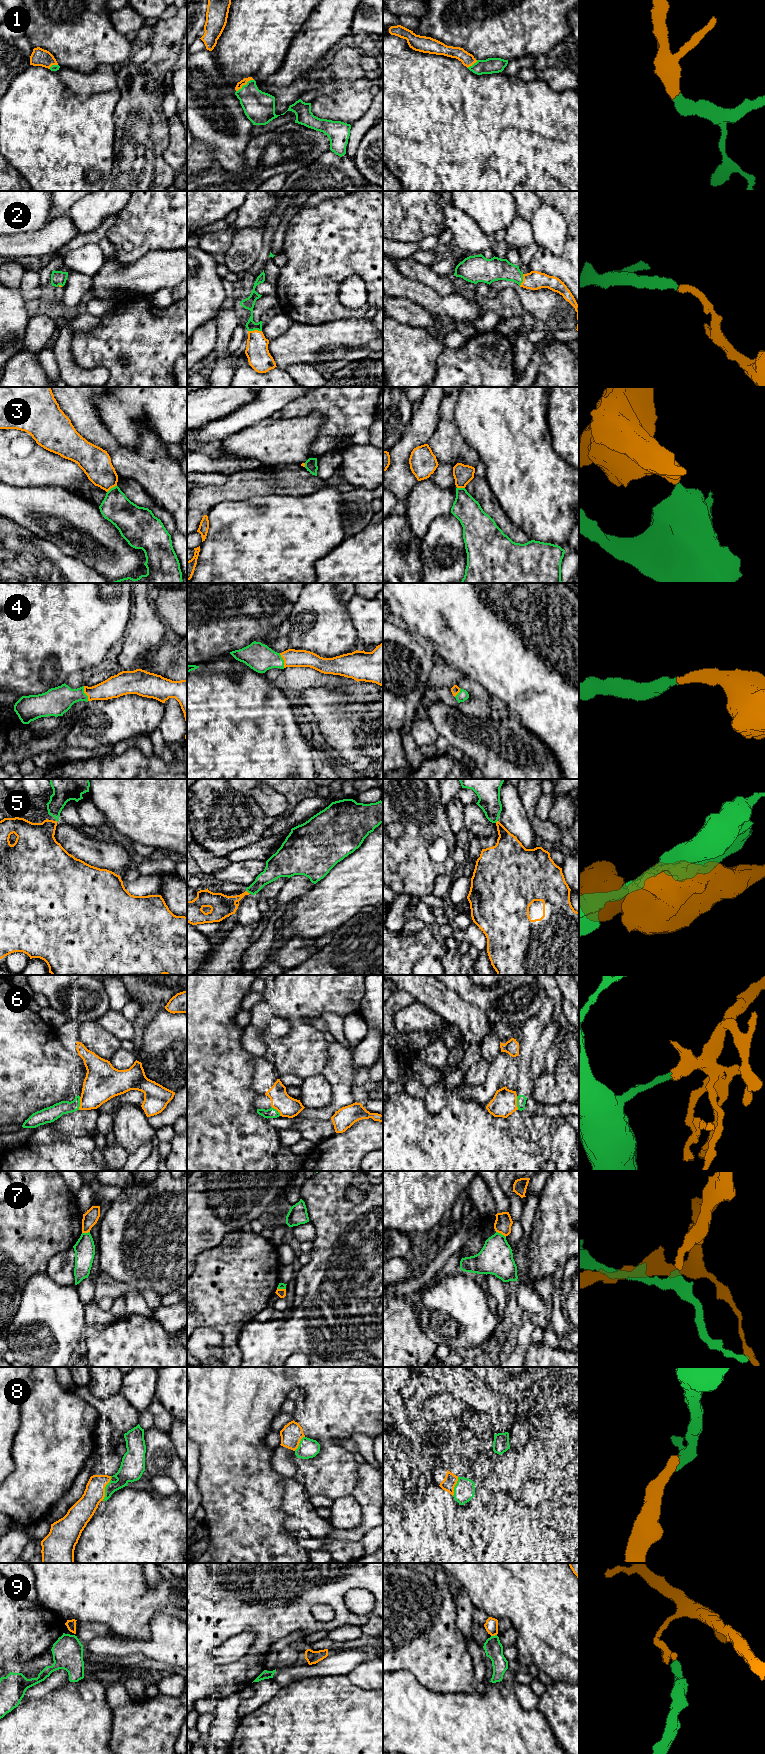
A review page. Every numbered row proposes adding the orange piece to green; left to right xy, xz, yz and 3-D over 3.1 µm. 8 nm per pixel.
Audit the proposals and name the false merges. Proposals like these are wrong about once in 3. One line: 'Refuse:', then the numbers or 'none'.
Refuse: 3, 5, 6, 7, 9

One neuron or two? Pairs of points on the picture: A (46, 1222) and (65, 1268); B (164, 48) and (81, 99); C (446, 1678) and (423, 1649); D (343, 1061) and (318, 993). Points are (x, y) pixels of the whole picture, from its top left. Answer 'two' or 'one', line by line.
A: two
B: two
C: one
D: two

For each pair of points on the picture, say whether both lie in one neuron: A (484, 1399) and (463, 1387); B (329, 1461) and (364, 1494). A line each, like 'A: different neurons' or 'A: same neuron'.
A: same neuron
B: different neurons

